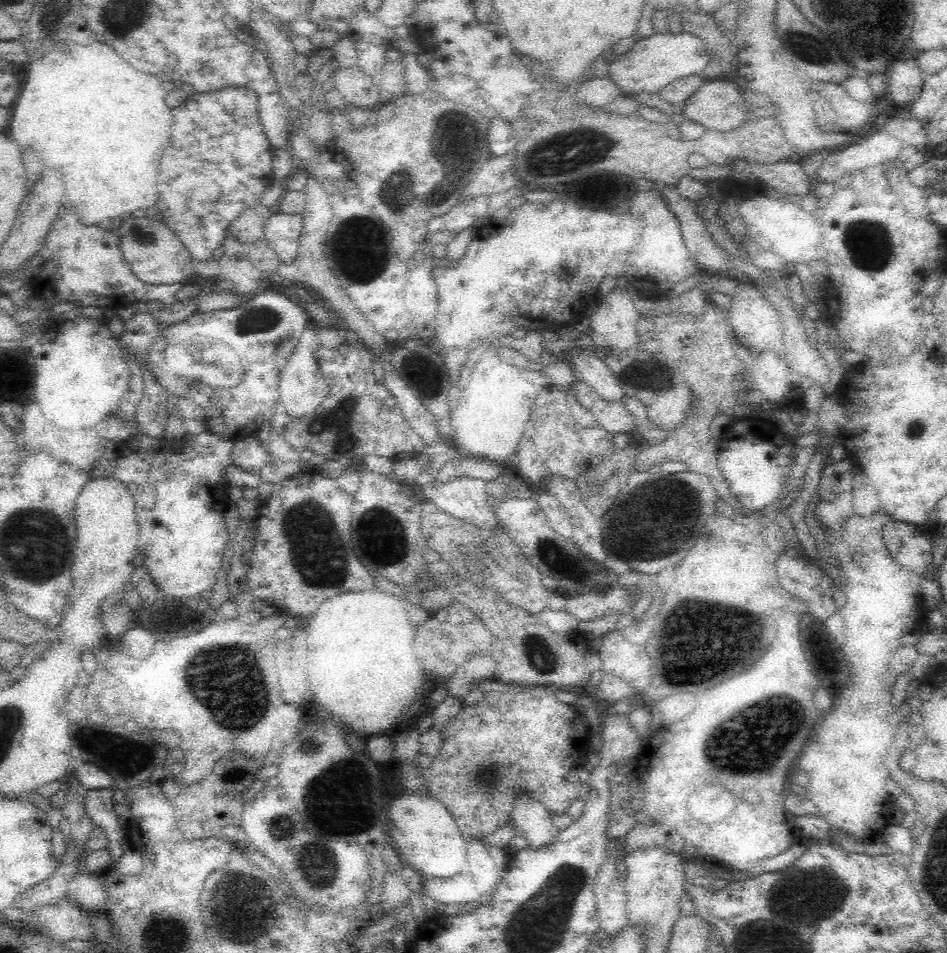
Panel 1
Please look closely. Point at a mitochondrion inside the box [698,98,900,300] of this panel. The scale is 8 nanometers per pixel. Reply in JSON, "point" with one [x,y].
{"point":[857,235]}

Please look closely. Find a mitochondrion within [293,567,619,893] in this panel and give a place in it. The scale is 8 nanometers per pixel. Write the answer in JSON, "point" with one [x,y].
{"point":[319,788]}

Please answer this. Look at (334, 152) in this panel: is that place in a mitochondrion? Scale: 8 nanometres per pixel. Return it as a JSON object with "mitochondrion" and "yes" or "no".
{"mitochondrion":"no"}

